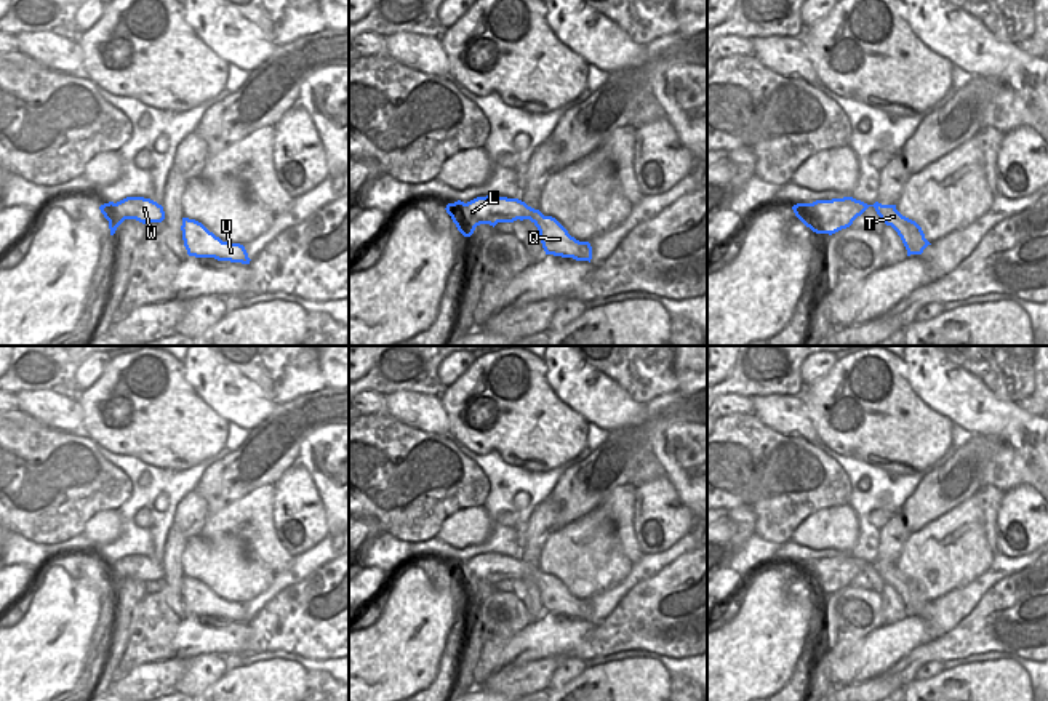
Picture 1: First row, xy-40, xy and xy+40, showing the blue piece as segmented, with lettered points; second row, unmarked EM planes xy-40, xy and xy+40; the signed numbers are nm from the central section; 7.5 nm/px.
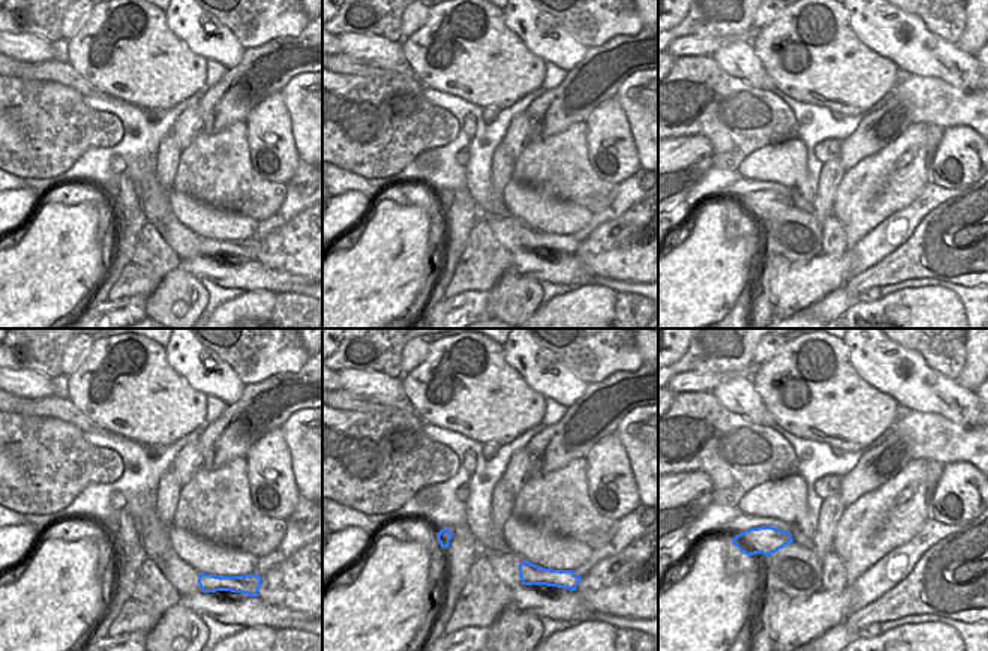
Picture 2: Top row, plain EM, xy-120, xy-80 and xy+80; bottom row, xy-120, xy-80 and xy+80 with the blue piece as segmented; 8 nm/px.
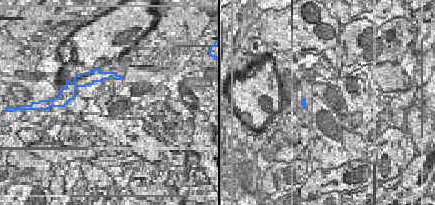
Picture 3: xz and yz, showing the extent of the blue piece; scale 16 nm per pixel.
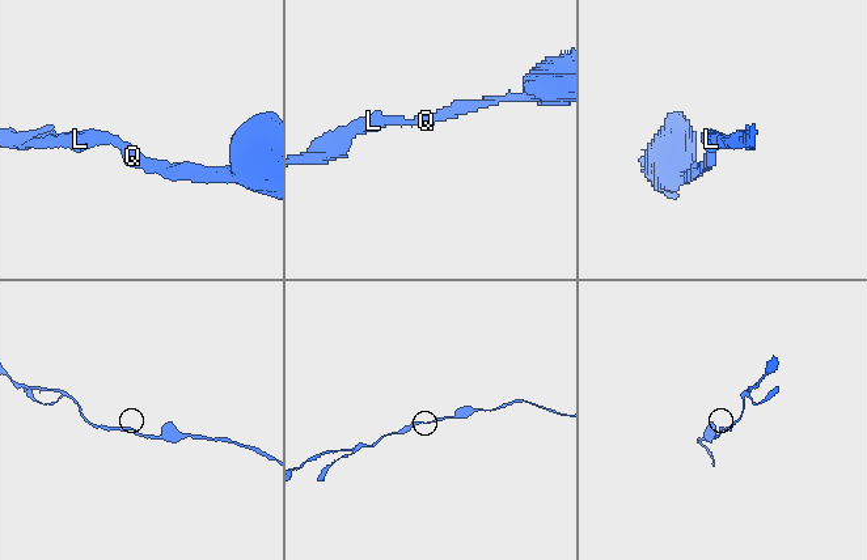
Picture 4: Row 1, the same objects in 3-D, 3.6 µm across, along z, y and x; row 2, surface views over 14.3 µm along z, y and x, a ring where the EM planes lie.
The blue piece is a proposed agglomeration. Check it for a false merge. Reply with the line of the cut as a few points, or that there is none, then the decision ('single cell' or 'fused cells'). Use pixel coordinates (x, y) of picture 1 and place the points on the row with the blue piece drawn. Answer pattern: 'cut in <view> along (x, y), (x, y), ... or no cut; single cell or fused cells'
no cut; single cell

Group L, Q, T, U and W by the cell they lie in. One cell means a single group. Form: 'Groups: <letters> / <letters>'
Groups: L Q T U W

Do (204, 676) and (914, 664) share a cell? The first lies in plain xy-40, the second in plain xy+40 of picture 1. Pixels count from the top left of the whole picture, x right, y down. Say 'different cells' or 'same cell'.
different cells

